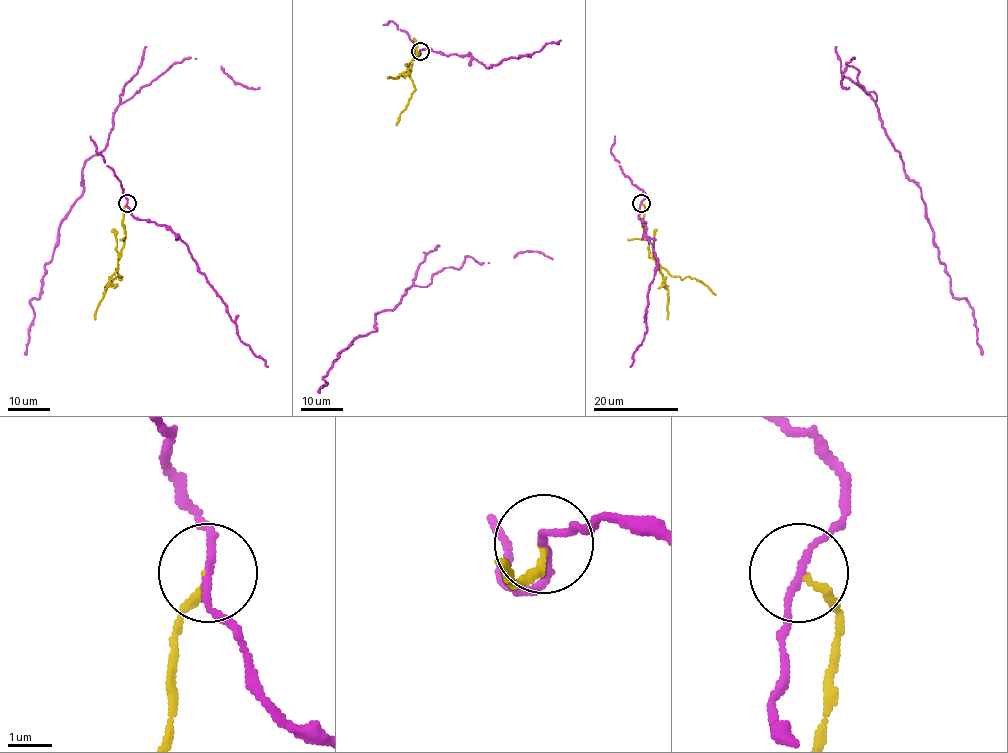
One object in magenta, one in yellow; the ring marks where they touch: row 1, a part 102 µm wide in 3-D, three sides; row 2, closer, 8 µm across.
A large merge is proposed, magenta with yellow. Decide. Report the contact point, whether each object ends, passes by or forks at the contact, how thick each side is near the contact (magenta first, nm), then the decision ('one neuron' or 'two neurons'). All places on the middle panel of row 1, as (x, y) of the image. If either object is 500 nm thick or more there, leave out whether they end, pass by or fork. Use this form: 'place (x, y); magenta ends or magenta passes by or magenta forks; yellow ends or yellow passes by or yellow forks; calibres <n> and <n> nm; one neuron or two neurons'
place (420, 51); magenta passes by; yellow ends; calibres 140 and 160 nm; two neurons

